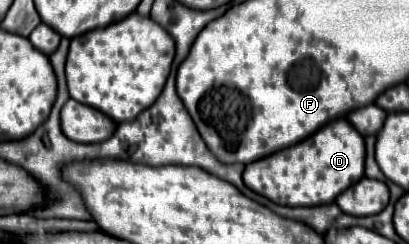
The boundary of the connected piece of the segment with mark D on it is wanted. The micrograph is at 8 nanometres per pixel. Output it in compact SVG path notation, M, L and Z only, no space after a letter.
M348 119L326 123L312 137L286 147L270 157L248 163L244 169L244 183L248 189L268 197L278 205L310 207L332 203L344 189L354 185L364 175L364 139L350 125Z

